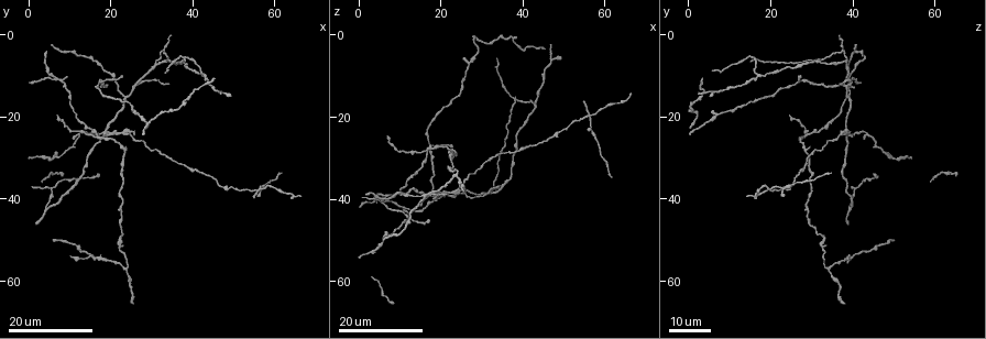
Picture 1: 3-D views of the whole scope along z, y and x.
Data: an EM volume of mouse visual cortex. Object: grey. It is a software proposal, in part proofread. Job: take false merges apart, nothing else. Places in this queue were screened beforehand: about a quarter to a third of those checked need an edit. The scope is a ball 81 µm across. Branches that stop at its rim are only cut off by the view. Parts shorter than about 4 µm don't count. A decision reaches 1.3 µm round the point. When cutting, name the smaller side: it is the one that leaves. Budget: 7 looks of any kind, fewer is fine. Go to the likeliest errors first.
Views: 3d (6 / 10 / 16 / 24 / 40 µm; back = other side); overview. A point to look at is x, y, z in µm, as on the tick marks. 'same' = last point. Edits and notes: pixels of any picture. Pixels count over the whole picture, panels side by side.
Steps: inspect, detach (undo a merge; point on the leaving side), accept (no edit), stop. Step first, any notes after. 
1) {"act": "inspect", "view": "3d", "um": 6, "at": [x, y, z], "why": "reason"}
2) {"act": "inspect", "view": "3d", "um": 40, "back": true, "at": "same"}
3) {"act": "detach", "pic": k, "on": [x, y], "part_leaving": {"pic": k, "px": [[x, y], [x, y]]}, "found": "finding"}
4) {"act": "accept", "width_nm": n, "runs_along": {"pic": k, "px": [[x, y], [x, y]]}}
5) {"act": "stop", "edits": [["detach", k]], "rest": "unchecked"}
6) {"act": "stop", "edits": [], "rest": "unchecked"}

{"act": "inspect", "view": "3d", "um": 24, "at": [7.0, 10.5, 39.5], "why": "thin arm on a thick one"}

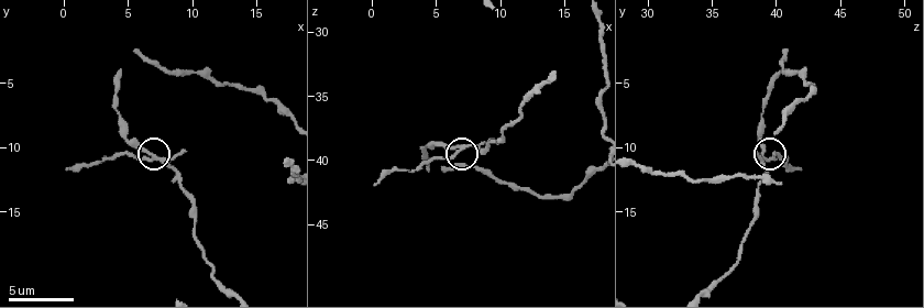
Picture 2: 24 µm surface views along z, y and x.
{"act": "inspect", "view": "3d", "um": 6, "at": [7.2, 10.8, 39.2]}

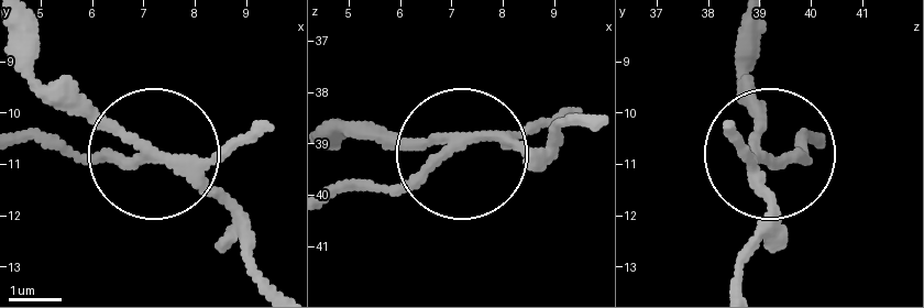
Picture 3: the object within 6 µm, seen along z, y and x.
{"act": "inspect", "view": "3d", "um": 6, "back": true, "at": [7.05, 10.80, 39.00], "why": "from behind"}

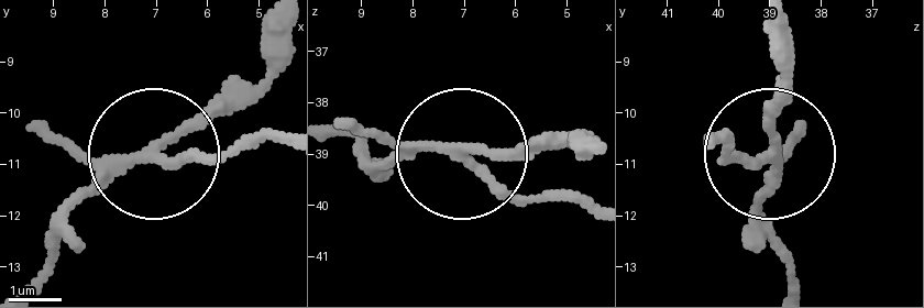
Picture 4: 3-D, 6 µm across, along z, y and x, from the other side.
{"act": "detach", "pic": 4, "on": [197, 147], "width_nm": 190, "part_leaving": {"pic": 4, "px": [[132, 157], [285, 144]]}, "found": "a second cell is stuck on"}

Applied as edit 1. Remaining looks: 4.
{"act": "inspect", "view": "3d", "um": 24, "at": [37.5, 5.5, 15.5], "why": "four or more arms meet"}

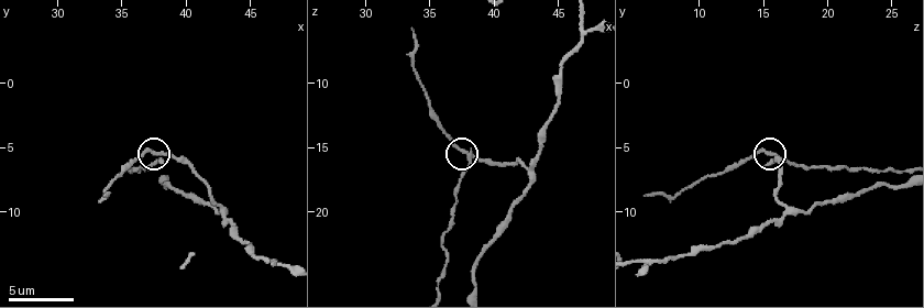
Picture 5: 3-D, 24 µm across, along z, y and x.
{"act": "inspect", "view": "3d", "um": 6, "at": [38.0, 5.6, 15.4]}

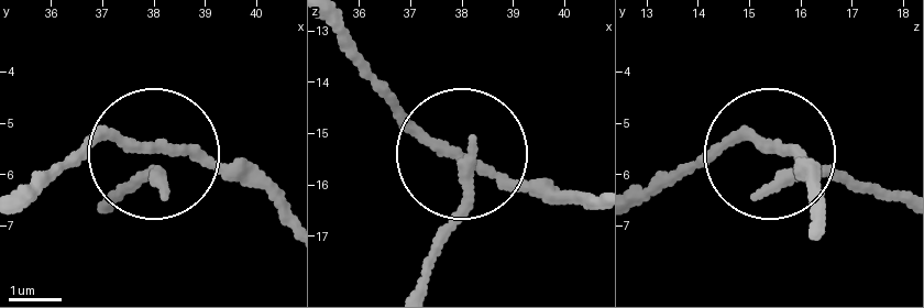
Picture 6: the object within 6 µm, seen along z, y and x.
{"act": "accept", "runs_along": {"pic": 6, "px": [[899, 201], [777, 149], [794, 162], [807, 215]]}, "found": "continuous, no second cell"}

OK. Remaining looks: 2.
{"act": "inspect", "view": "3d", "um": 24, "at": [6.0, 37.5, 41.0], "why": "three arms meet"}

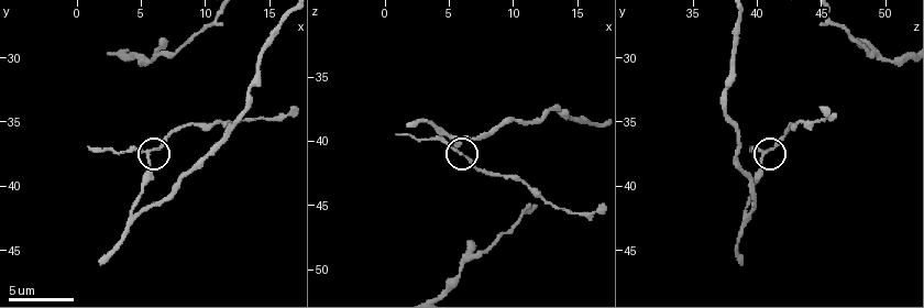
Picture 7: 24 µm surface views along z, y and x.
{"act": "inspect", "view": "3d", "um": 10, "at": [5.4, 37.2, 40.6]}

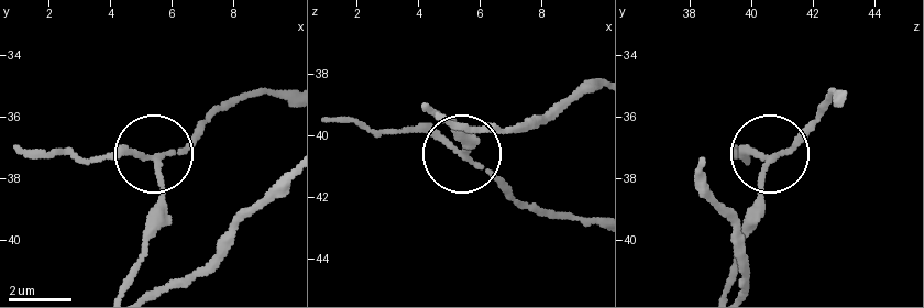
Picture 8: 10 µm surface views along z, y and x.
{"act": "accept", "runs_along": {"pic": 8, "px": [[125, 289], [156, 195], [156, 163], [149, 155], [65, 155]]}, "found": "all the same cell"}

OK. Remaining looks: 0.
{"act": "stop", "edits": [["detach", 4]], "rest": "unchecked"}

